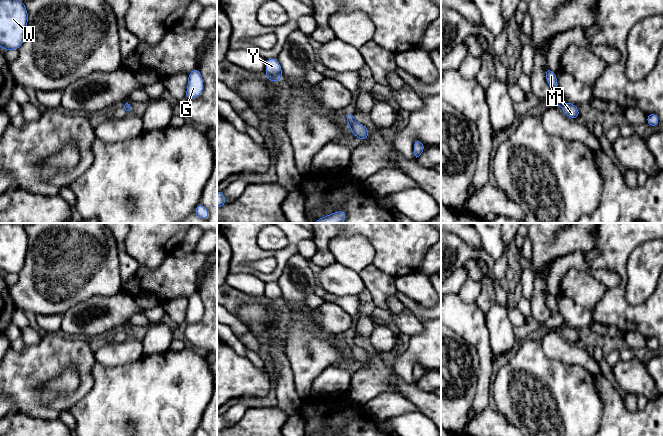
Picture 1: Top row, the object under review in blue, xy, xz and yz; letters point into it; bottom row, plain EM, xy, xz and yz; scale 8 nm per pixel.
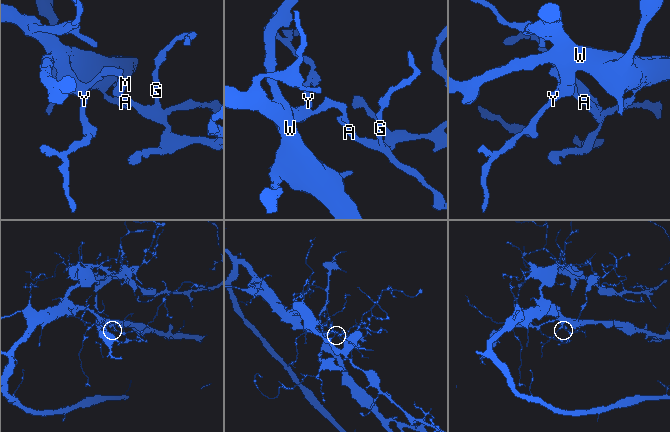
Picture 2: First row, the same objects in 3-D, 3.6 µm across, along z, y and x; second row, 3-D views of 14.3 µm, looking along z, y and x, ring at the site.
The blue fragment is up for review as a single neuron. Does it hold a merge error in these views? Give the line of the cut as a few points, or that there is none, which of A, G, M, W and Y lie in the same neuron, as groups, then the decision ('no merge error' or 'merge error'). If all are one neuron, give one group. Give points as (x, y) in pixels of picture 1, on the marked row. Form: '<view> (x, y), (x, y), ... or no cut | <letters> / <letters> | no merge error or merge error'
no cut | A G M W Y | no merge error

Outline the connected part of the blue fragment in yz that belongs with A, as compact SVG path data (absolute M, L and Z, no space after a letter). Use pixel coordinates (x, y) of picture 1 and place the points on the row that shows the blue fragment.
M564 101L563 104L561 102L557 102L554 106L560 106L562 108L562 112L569 118L576 120L580 117L578 106L575 104Z

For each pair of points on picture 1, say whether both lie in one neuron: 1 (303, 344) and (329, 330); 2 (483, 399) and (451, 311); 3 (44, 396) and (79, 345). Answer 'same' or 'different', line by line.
1: different
2: same
3: different

